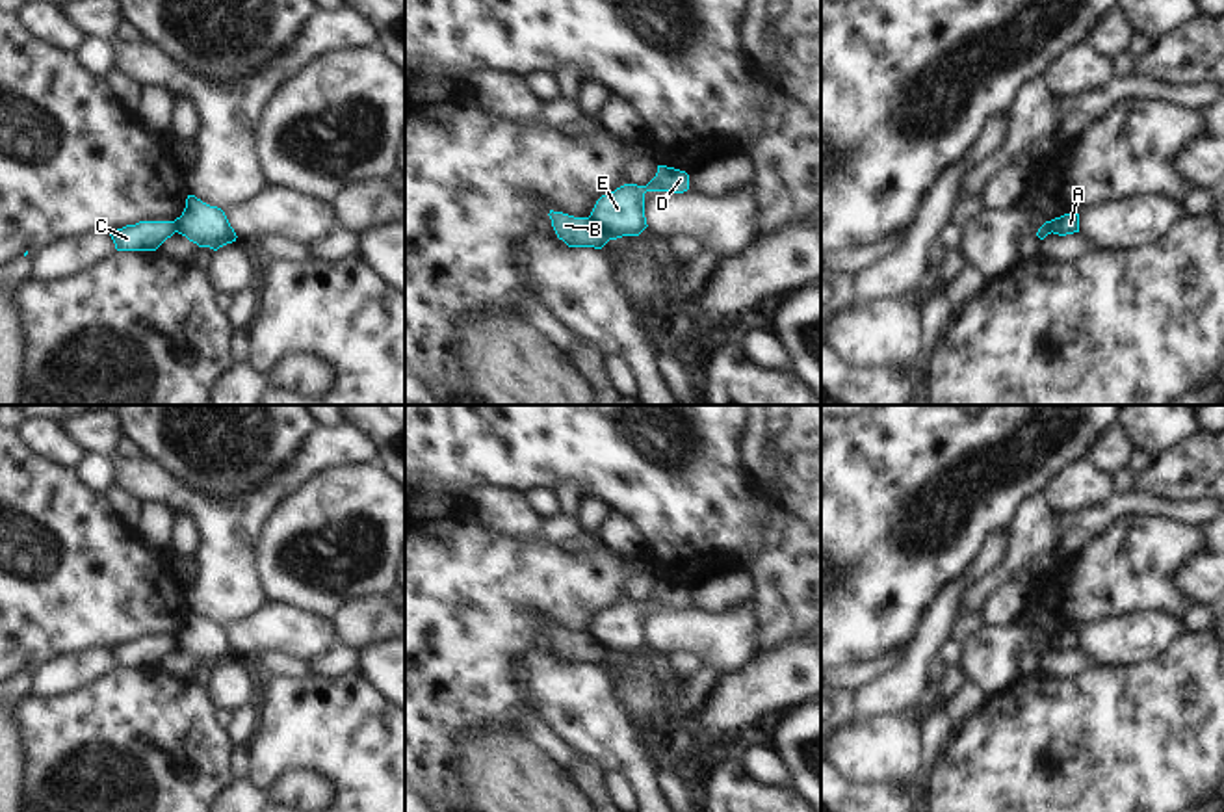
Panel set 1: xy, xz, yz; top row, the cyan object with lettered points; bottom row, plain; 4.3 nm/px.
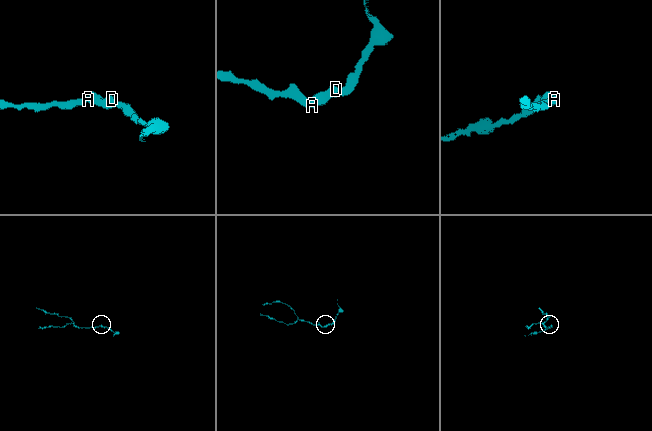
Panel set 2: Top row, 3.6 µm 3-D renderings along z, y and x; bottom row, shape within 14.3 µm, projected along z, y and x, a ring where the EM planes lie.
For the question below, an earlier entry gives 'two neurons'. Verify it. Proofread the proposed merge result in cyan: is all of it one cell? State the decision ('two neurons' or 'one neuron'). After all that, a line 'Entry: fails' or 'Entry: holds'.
two neurons
Entry: holds

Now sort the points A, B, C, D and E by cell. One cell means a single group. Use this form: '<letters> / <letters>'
A B C / D E

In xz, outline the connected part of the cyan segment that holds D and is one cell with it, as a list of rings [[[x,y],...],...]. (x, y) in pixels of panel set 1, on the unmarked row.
[[[658,582],[656,593],[646,602],[624,600],[602,611],[589,634],[609,656],[639,652],[648,643],[645,634],[646,608],[684,609],[687,606],[689,591],[685,587]]]

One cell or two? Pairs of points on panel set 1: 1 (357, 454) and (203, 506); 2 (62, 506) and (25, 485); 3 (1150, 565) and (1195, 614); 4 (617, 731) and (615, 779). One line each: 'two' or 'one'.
1: one
2: one
3: two
4: two

